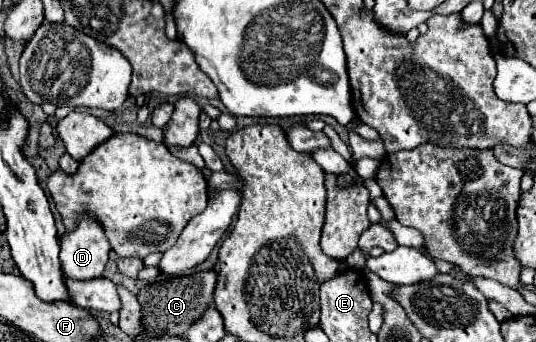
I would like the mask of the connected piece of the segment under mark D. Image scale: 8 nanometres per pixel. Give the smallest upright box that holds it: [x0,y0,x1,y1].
[60,217,110,279]

